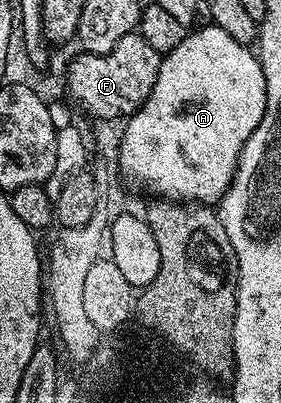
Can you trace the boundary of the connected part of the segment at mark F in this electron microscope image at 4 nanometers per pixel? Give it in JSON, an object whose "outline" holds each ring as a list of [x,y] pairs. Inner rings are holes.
{"outline":[[[137,33],[125,35],[112,51],[103,55],[78,53],[70,63],[66,87],[70,95],[95,120],[134,115],[148,101],[160,73],[163,56]]]}

